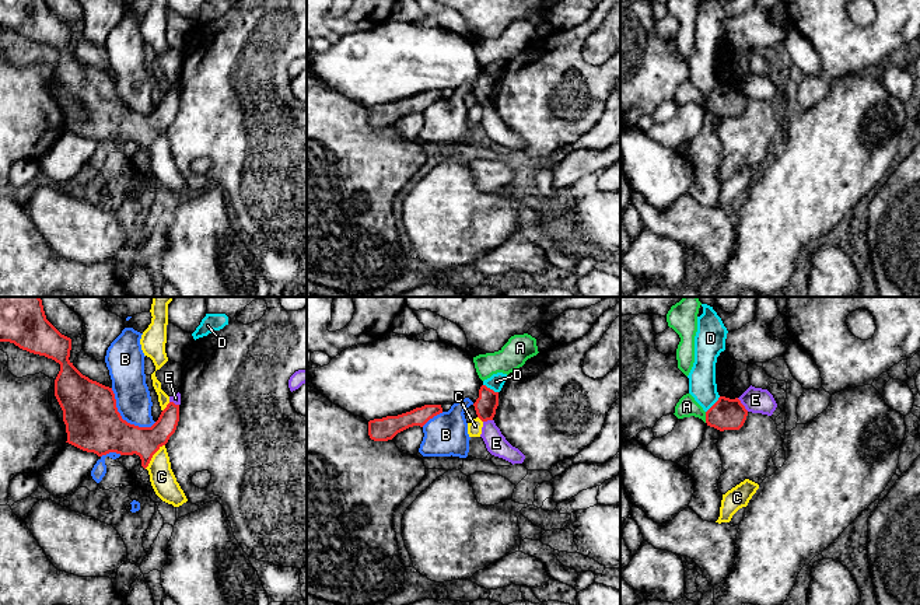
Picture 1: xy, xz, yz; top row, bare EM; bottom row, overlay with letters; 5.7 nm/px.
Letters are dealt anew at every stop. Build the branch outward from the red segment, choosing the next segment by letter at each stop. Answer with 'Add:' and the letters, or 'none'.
Add: none

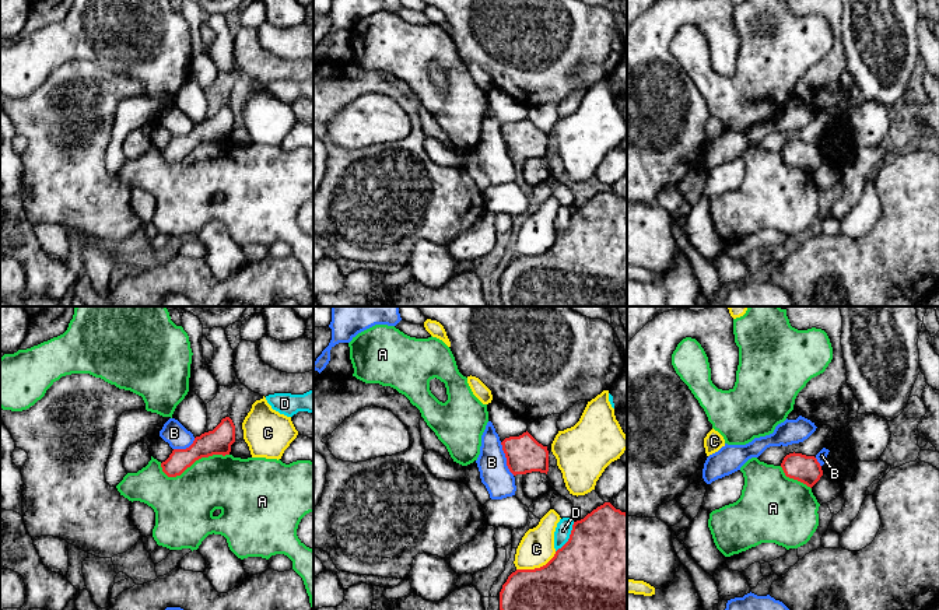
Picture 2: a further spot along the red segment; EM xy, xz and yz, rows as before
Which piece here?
Add: none

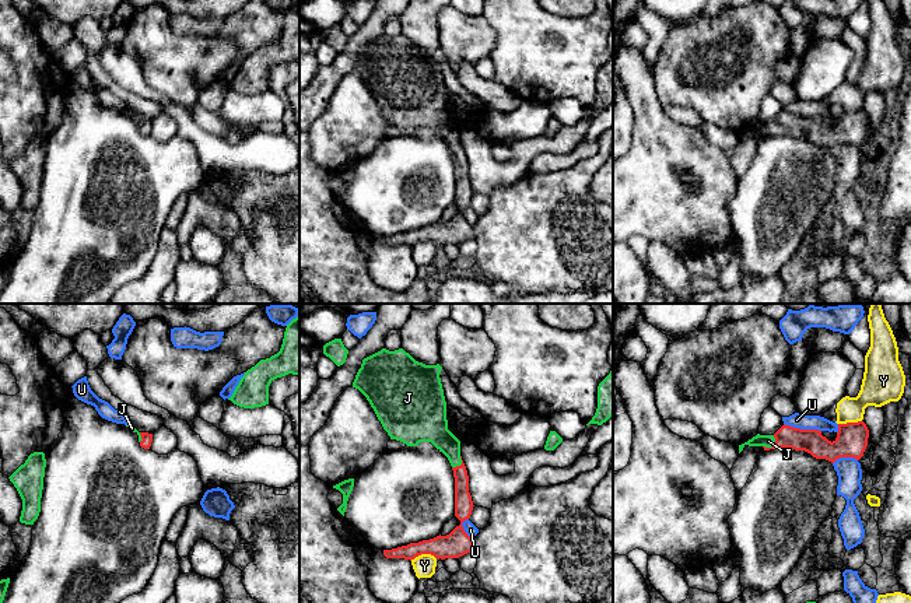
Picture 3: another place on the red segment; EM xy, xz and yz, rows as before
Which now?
Add: J

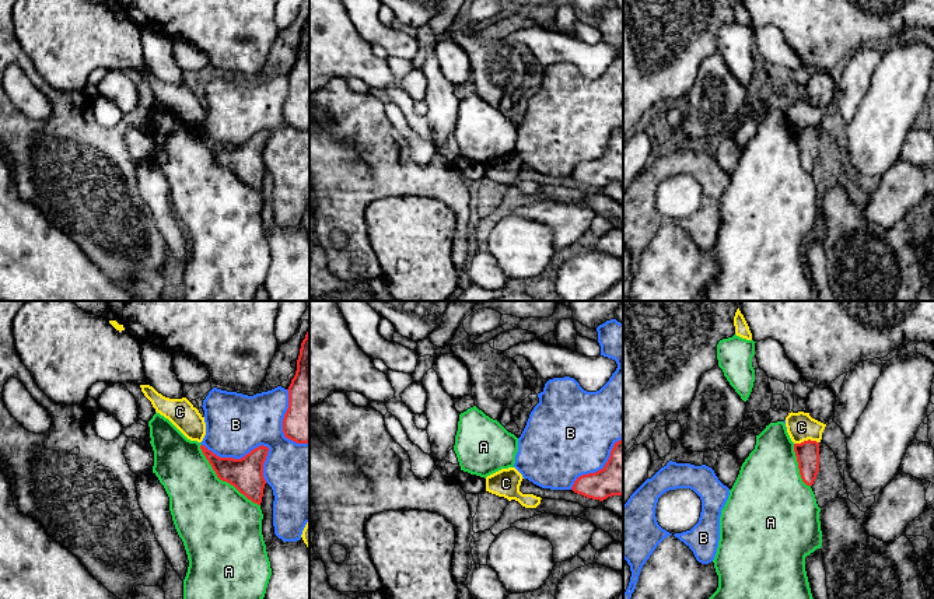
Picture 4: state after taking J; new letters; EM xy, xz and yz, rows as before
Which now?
Add: none

